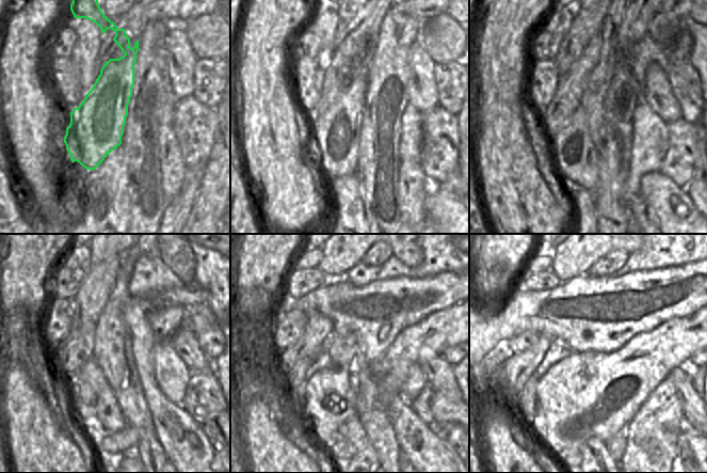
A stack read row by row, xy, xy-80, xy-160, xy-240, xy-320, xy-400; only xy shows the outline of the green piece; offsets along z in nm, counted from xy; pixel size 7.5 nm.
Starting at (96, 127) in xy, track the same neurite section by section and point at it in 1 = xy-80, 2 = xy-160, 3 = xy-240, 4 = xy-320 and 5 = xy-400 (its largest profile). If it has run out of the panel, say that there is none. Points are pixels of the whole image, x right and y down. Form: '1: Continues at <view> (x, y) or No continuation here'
1: Continues at xy-80 (336, 132)
2: Continues at xy-160 (575, 155)
3: Continues at xy-240 (98, 397)
4: Continues at xy-320 (351, 429)
5: Continues at xy-400 (593, 451).

